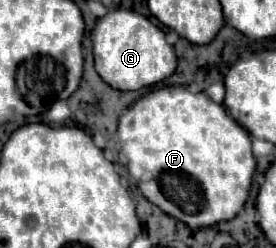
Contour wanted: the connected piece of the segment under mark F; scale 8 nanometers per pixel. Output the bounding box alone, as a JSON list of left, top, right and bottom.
[118,85,256,229]

